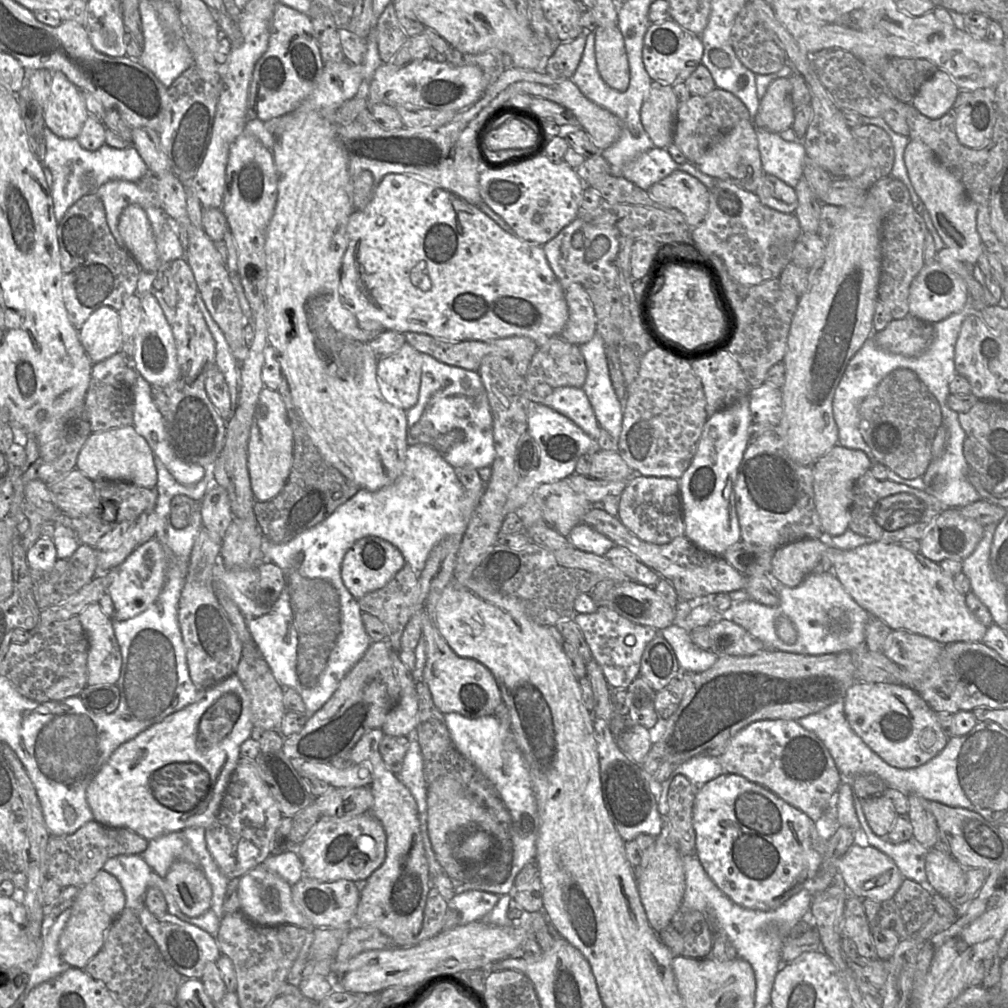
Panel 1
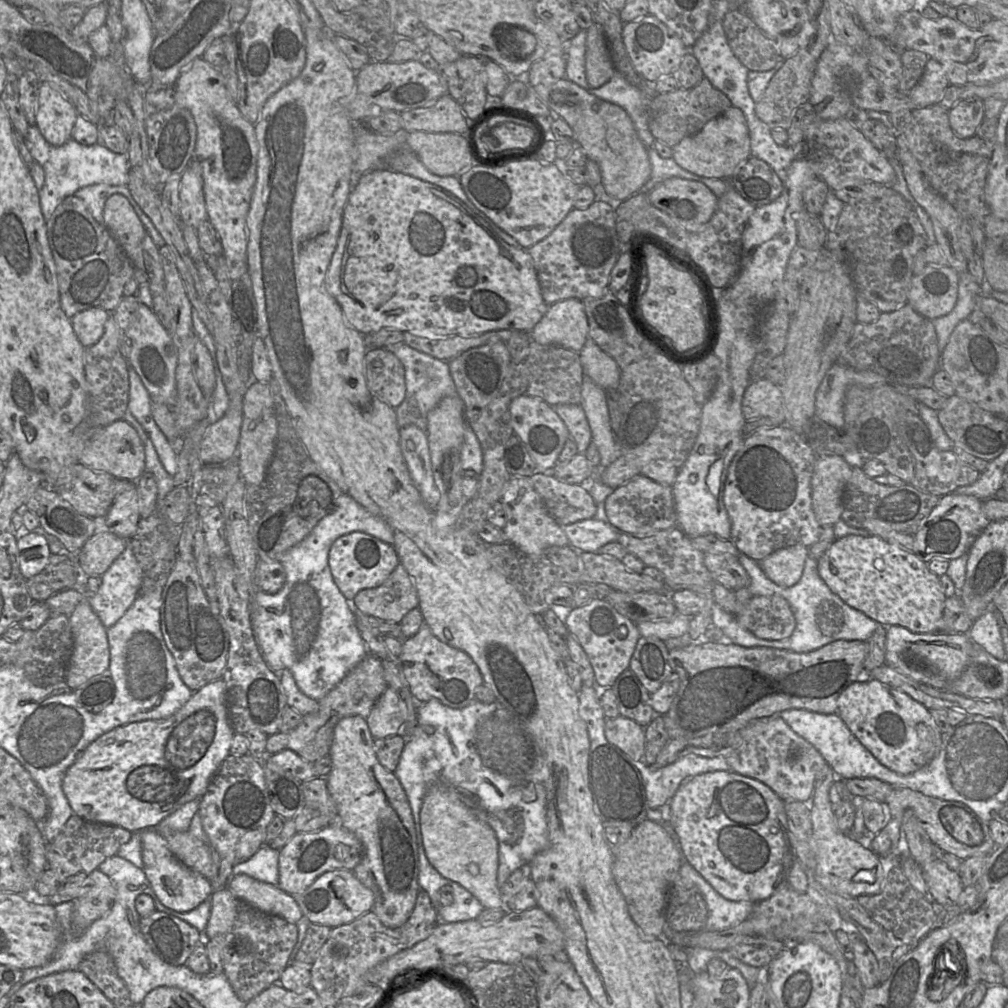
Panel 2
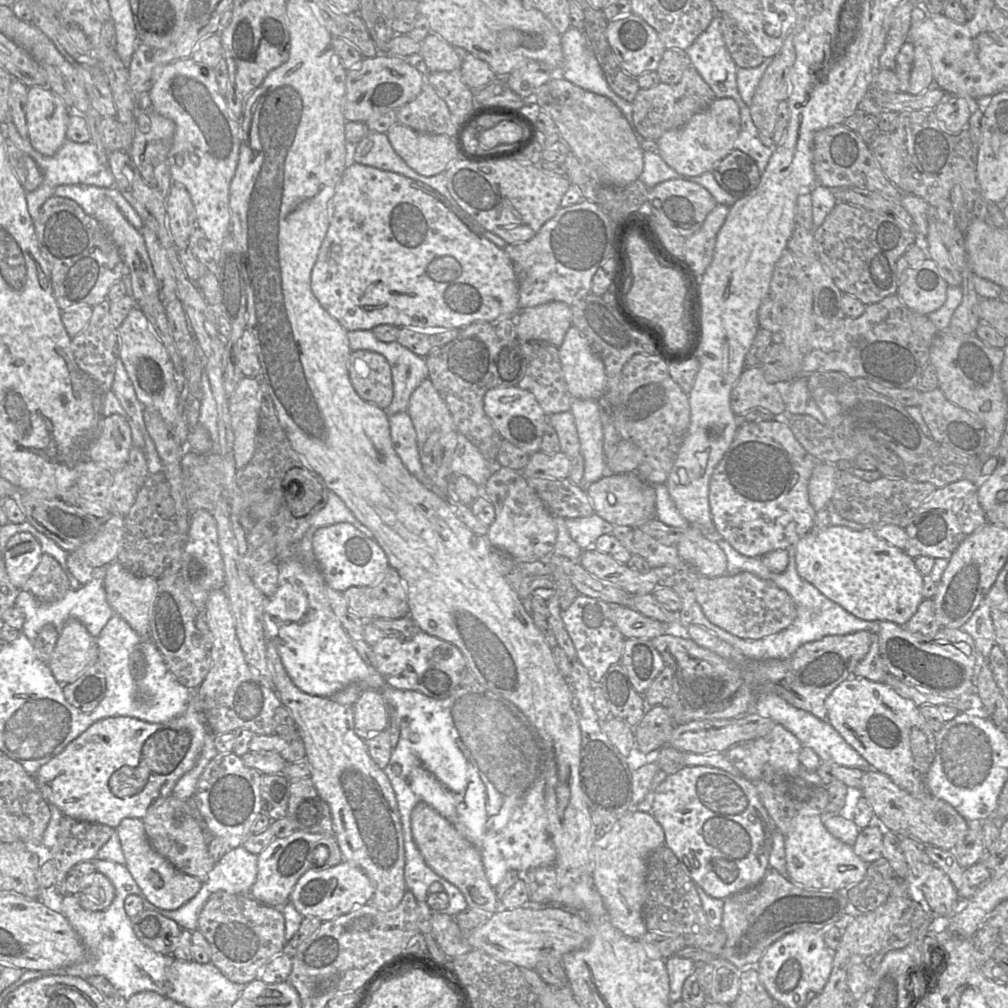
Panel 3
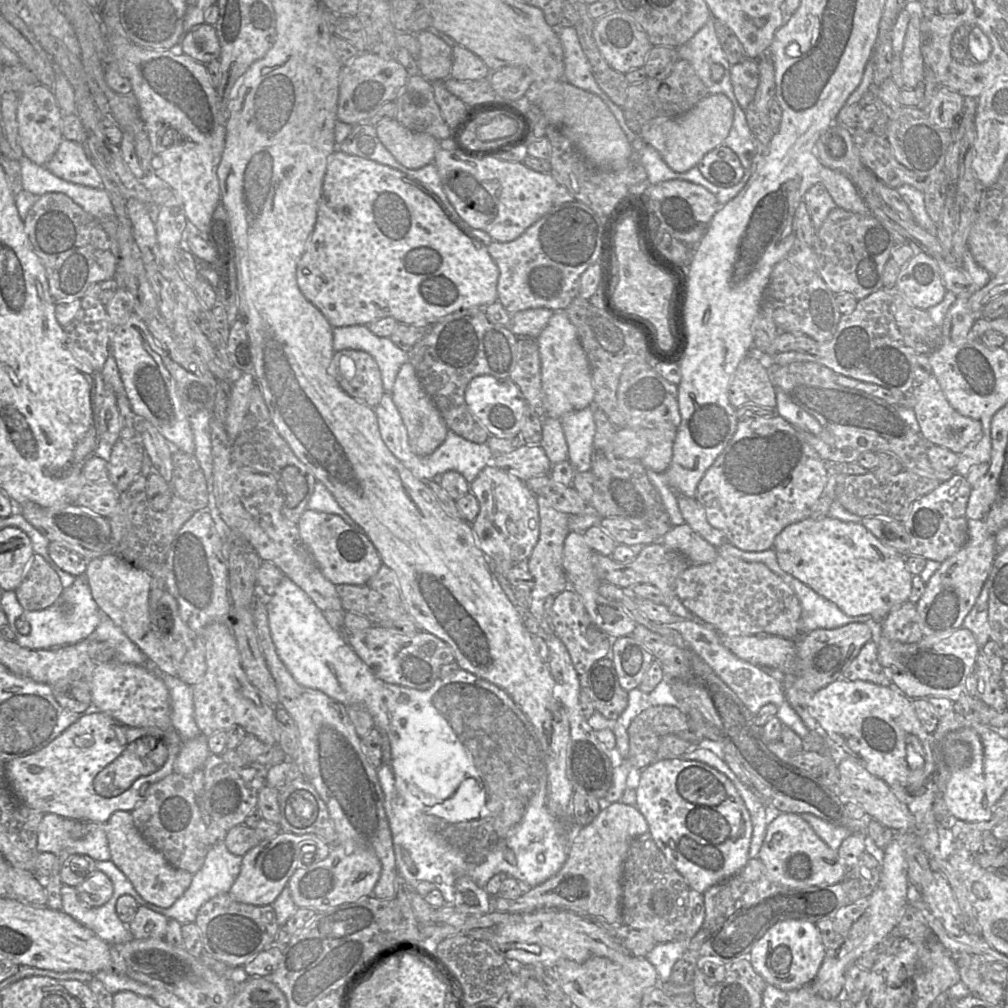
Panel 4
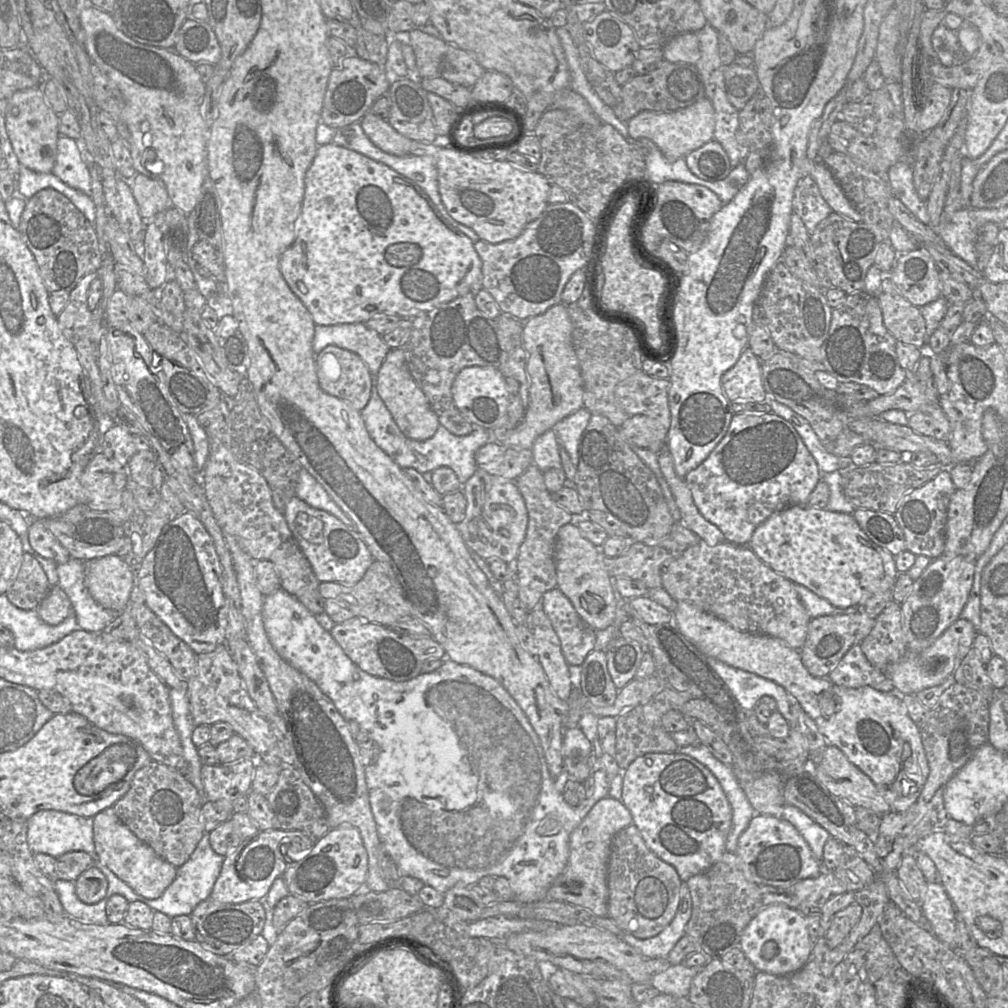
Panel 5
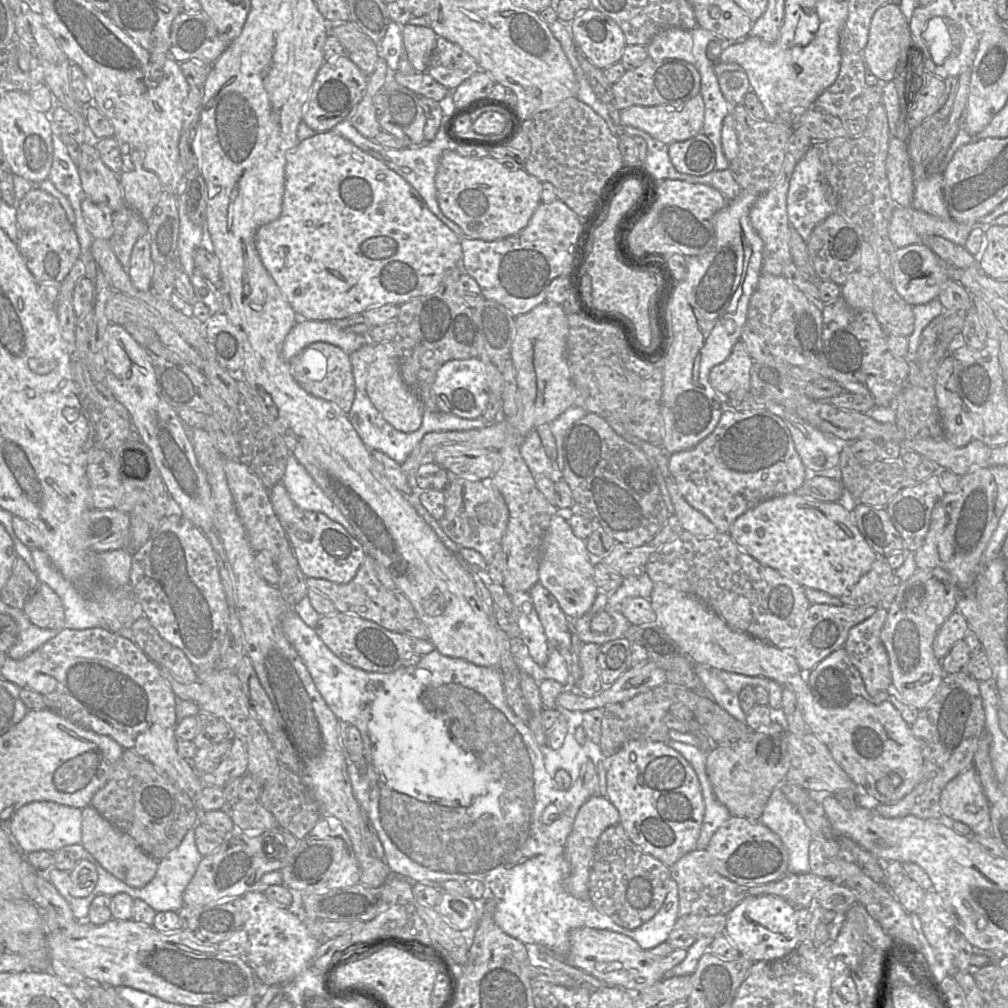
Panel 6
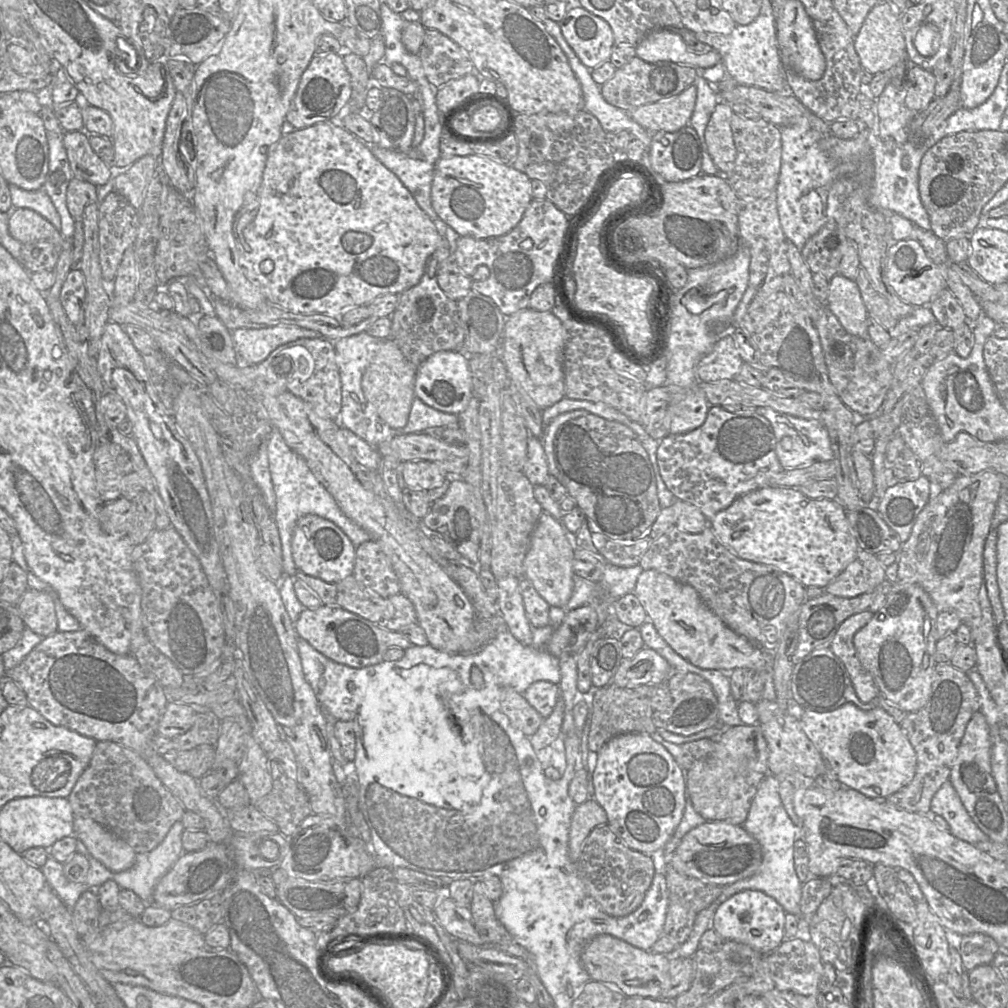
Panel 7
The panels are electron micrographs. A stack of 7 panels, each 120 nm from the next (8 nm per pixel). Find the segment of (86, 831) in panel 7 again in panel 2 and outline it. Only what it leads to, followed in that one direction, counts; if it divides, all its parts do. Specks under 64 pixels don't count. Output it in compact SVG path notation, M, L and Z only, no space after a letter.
M146 829L138 833L141 839L143 871L156 897L165 907L178 912L188 912L211 896L210 881L181 863L156 829Z

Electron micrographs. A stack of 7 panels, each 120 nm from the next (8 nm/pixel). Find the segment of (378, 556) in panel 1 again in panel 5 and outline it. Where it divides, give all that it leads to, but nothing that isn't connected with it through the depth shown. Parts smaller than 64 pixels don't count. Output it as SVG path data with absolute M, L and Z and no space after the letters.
M296 496L286 504L283 516L320 582L354 585L362 579L374 561L367 545L357 531L351 530L334 515L312 508Z

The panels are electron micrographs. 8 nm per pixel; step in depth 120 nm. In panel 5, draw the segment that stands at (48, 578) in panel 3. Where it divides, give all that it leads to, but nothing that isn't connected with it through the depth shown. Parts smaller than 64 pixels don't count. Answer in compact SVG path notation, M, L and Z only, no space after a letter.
M25 553L17 577L5 594L14 606L23 610L37 610L51 587L41 564Z

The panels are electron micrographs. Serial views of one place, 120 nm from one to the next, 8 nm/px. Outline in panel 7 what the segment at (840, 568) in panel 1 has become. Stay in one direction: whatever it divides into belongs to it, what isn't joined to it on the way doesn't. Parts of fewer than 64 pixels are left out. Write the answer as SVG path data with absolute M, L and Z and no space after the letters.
M760 487L747 492L709 520L709 527L720 543L737 557L775 567L805 588L825 588L855 560L859 550L847 520L847 511L837 500L812 499L793 488Z

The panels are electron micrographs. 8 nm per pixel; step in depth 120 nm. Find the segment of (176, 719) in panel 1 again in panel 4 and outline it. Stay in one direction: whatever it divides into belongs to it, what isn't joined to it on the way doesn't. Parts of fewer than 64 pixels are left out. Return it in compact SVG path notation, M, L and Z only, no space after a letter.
M90 708L40 751L5 762L15 795L41 813L106 823L116 811L131 812L148 788L174 772L183 741L176 730L130 727Z

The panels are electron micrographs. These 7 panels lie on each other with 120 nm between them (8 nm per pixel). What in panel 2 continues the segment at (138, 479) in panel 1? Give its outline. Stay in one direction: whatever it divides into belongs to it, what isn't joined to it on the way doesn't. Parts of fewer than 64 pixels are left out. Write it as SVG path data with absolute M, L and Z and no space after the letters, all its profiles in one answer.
M124 420L115 421L96 432L81 452L79 463L96 472L133 482L146 470L143 443L136 430Z

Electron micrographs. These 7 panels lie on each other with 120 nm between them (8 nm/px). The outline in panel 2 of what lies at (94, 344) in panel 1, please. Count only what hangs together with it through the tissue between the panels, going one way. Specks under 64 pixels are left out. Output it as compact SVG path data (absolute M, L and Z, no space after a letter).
M92 308L75 314L70 318L73 330L80 343L86 348L99 341L104 332L104 325L110 312Z

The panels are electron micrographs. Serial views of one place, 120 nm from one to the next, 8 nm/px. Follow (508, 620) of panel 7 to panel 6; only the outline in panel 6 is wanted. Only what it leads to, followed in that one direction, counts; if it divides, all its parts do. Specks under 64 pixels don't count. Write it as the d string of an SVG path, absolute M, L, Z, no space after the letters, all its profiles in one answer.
M517 592L511 595L511 601L513 609L508 616L517 623L520 629L520 639L537 664L546 664L550 645L530 595L528 592Z

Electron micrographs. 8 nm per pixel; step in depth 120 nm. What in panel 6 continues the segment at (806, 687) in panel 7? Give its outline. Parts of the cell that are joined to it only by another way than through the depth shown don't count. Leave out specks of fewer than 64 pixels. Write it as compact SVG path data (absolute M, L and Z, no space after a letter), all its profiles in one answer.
M844 648L835 650L805 673L811 693L824 707L839 708L856 697L880 704L890 696L890 689L869 695L860 672L852 664Z

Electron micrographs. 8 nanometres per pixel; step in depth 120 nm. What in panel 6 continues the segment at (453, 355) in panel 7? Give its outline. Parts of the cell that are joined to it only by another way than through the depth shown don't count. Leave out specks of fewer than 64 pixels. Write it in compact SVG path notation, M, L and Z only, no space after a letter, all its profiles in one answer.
M478 358L450 360L436 374L433 392L440 411L466 419L481 418L488 402L485 367Z

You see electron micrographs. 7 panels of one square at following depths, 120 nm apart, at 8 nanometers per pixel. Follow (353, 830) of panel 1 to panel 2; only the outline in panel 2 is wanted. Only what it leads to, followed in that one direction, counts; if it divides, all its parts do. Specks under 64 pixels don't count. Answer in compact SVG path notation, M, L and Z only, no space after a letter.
M333 824L319 831L299 832L279 850L279 881L277 885L289 894L297 895L325 872L338 869L353 871L362 858L362 843L340 824Z

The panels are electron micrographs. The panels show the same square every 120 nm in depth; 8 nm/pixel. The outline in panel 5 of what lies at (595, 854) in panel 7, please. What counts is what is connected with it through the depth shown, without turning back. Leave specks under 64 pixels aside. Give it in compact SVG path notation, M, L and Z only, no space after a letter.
M634 825L617 832L610 845L608 859L608 914L624 932L641 939L651 938L661 933L674 919L679 902L683 880L676 869L657 857L645 844Z

